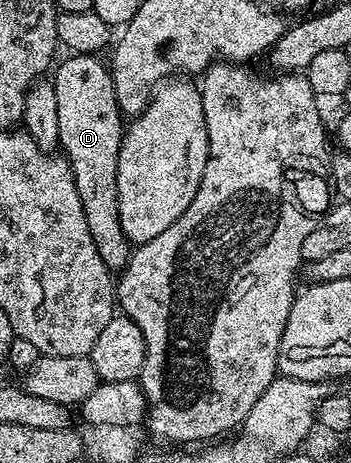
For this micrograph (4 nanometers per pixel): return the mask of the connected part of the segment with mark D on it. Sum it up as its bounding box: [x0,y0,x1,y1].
[51,54,134,270]

